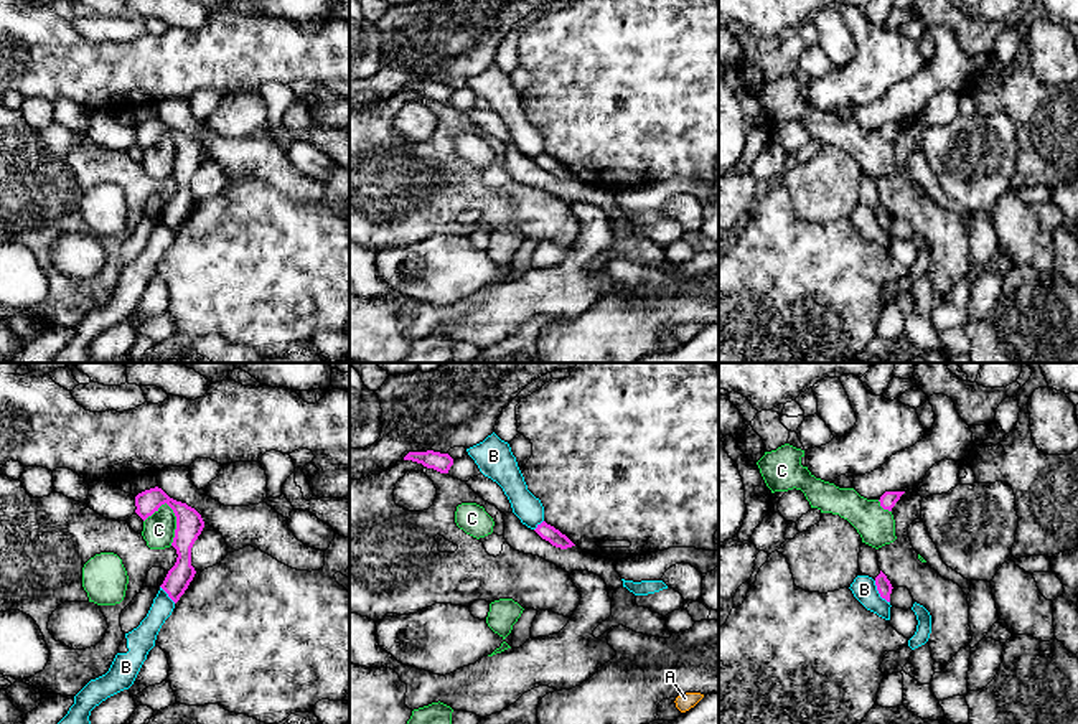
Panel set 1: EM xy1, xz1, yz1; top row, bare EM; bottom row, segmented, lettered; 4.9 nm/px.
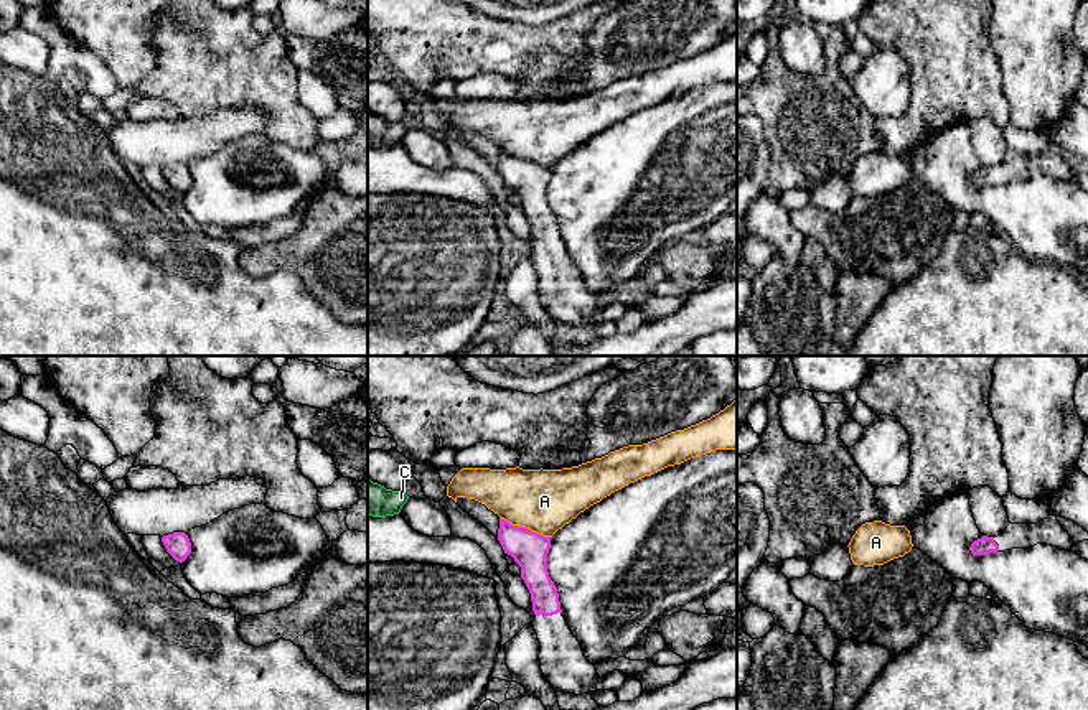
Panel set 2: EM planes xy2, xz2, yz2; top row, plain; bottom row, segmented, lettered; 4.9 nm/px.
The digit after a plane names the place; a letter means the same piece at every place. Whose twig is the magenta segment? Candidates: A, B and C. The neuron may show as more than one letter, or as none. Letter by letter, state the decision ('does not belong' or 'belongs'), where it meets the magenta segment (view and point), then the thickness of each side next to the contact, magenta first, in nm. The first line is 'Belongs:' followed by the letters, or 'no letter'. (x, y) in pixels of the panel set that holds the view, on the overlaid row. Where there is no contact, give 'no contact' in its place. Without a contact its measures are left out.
Belongs: no letter
A: does not belong; contact xz2 (525, 527); calibres 180 and 300 nm
B: does not belong; contact yz1 (879, 592); calibres 70 and 120 nm
C: does not belong; contact xy1 (177, 523); calibres 130 and 160 nm

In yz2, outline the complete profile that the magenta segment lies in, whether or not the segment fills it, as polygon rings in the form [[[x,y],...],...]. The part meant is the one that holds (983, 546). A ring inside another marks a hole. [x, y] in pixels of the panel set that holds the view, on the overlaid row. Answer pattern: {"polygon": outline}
{"polygon": [[[1052,514],[1037,524],[1009,524],[997,537],[982,535],[971,544],[969,550],[973,555],[987,555],[997,550],[1029,549],[1037,544],[1070,550],[1073,540]]]}

